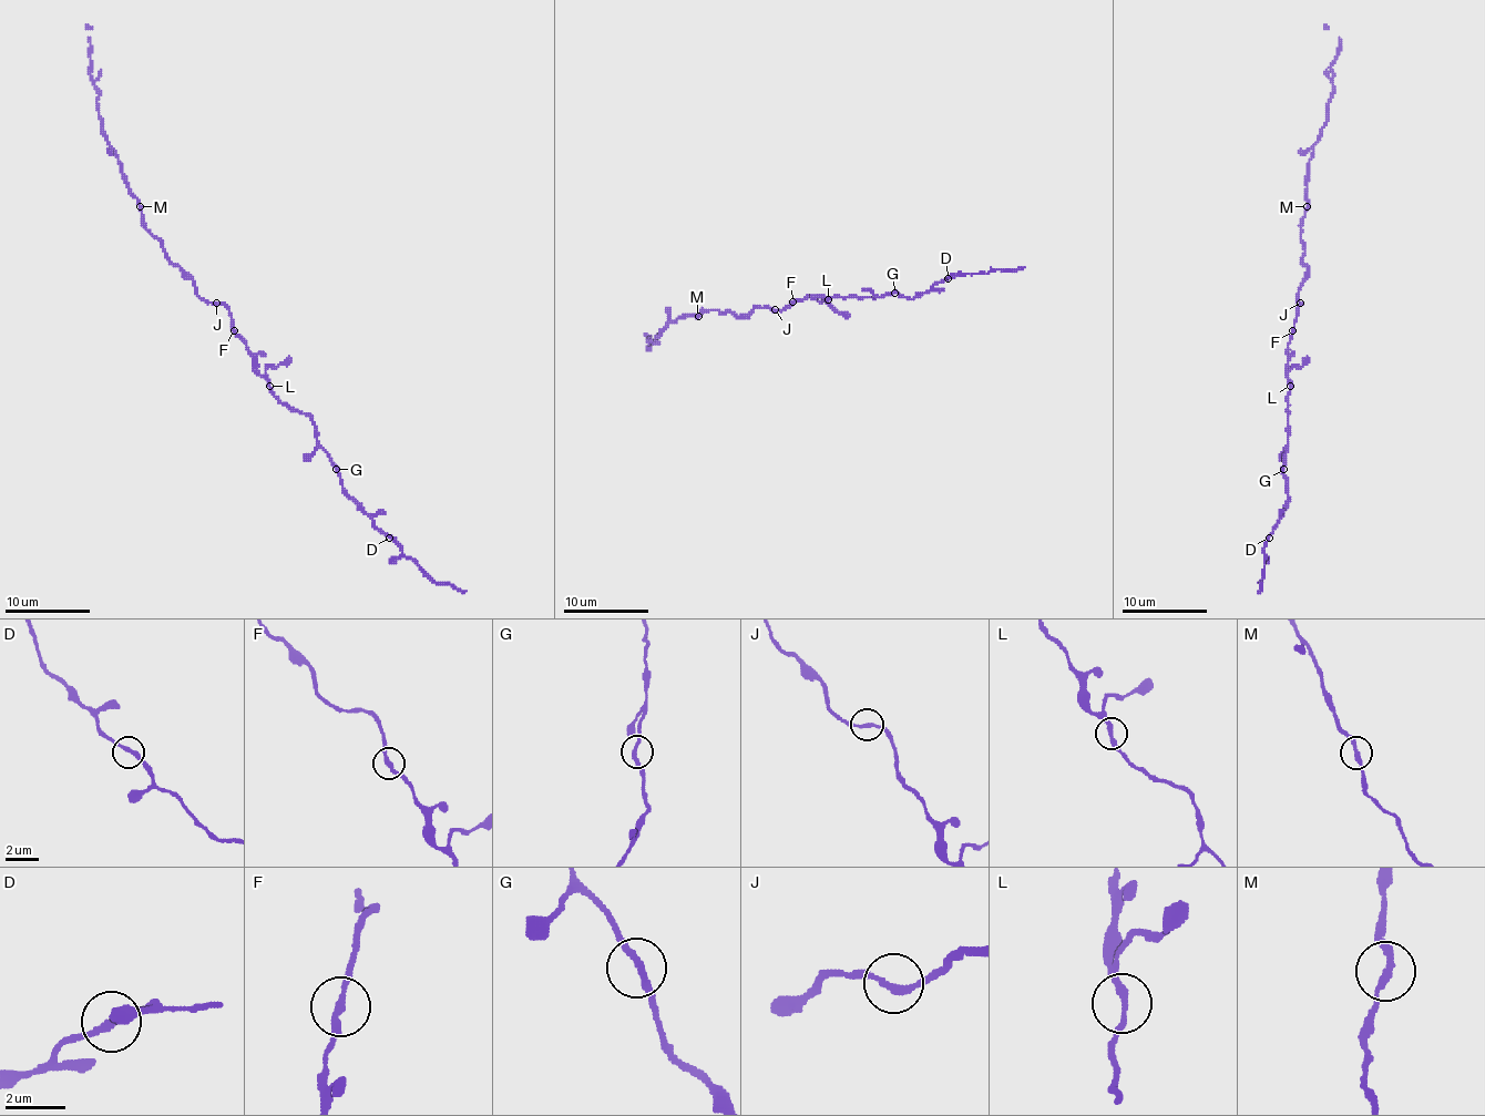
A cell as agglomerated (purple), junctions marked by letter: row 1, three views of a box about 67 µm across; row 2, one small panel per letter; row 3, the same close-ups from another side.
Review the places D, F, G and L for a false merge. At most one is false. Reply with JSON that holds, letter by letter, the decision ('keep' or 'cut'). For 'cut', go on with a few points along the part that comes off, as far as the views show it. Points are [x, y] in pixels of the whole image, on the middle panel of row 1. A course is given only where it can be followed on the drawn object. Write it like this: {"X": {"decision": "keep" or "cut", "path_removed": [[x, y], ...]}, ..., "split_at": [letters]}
{"D": {"decision": "keep"}, "F": {"decision": "keep"}, "G": {"decision": "keep"}, "L": {"decision": "keep"}, "split_at": []}

